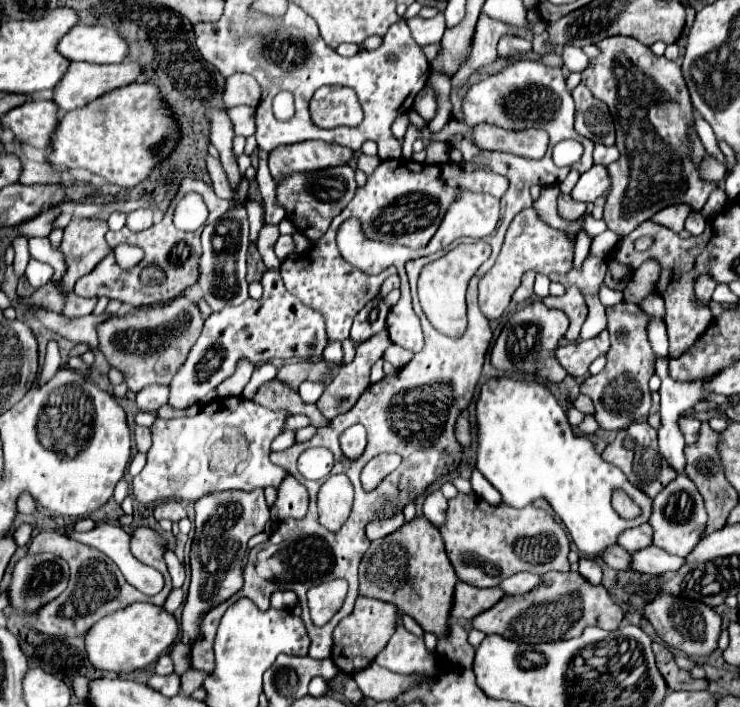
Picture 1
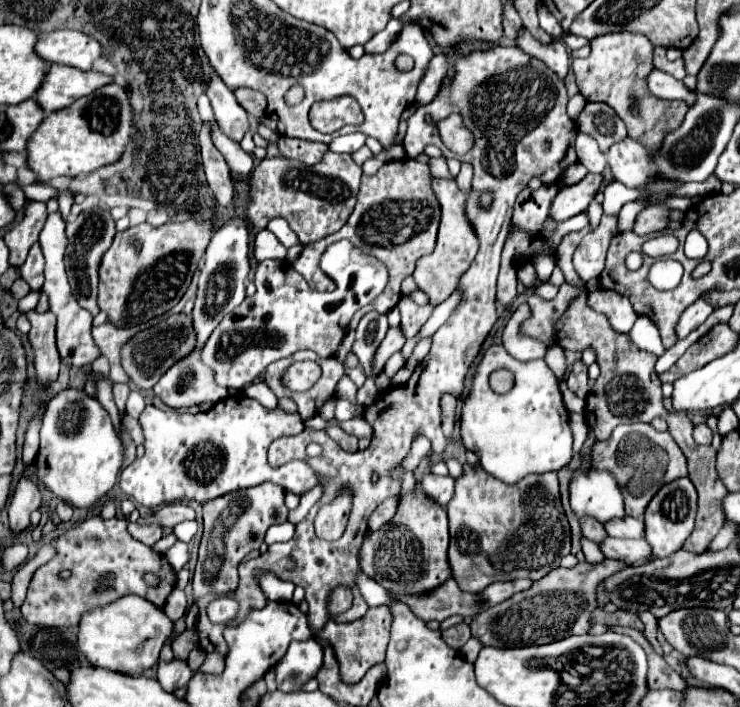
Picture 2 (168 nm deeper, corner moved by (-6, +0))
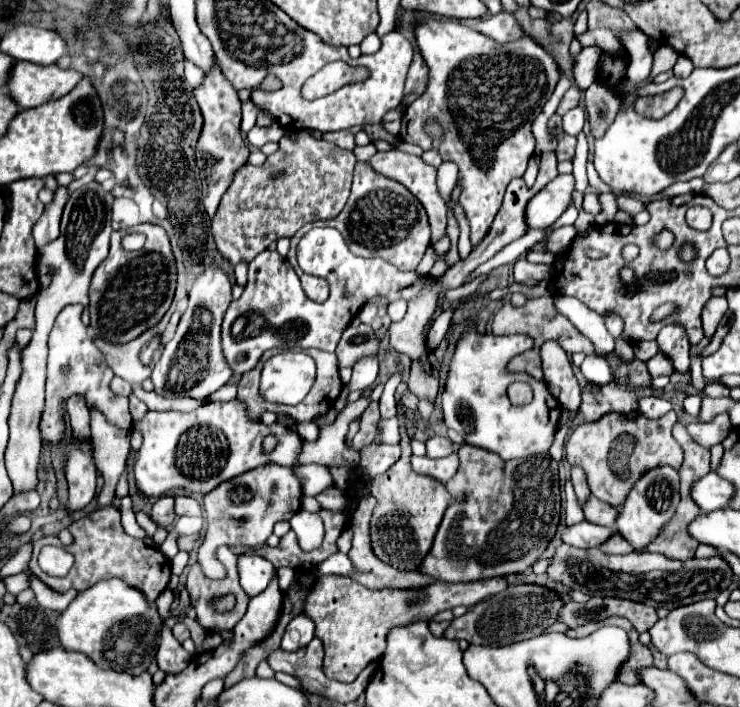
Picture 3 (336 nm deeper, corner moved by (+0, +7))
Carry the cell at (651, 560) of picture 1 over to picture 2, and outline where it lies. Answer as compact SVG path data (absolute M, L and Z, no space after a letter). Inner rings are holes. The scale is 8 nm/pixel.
M606 537L600 545L600 551L608 559L622 559L628 565L634 565L638 559L652 559L650 545L644 539L614 539Z

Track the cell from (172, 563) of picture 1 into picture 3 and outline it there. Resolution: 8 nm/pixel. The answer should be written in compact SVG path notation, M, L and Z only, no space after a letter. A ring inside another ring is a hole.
M162 496L154 502L152 506L152 512L150 512L150 518L154 520L154 524L162 530L168 530L174 520L176 520L176 514L174 514L174 504L172 504L172 496Z

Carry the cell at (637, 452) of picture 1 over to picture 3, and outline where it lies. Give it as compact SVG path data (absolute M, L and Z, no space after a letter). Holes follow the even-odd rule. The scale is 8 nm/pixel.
M670 410L658 420L648 420L640 412L608 414L596 422L580 424L566 440L566 458L572 466L580 466L586 472L592 494L616 508L622 508L628 492L634 484L652 468L658 466L682 466L682 448L672 438L672 426L676 412Z

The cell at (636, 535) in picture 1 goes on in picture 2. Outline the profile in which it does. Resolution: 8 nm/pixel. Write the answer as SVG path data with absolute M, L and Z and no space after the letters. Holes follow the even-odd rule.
M622 517L622 519L610 519L610 523L604 523L604 529L610 537L630 537L640 539L644 535L644 519L640 517Z

